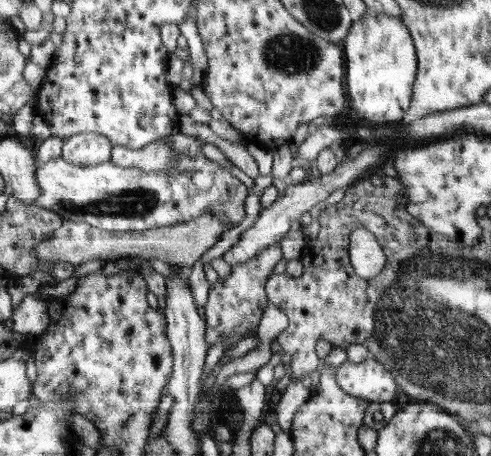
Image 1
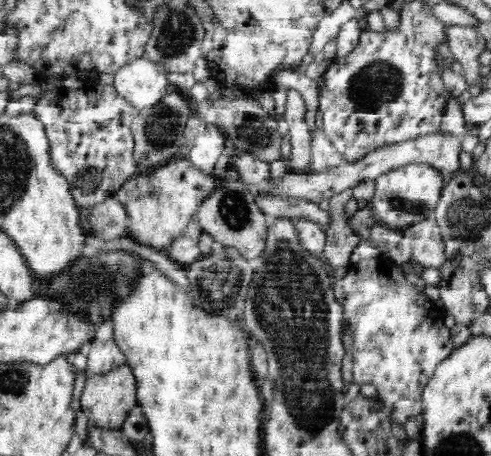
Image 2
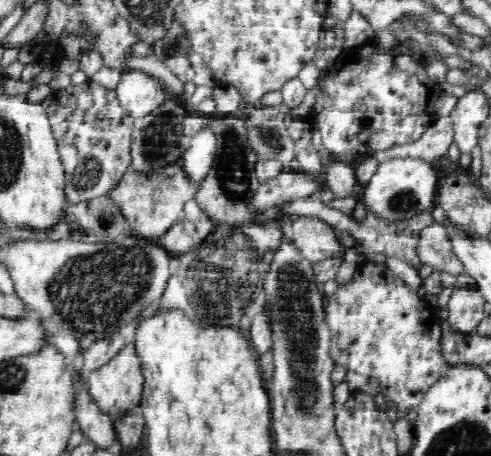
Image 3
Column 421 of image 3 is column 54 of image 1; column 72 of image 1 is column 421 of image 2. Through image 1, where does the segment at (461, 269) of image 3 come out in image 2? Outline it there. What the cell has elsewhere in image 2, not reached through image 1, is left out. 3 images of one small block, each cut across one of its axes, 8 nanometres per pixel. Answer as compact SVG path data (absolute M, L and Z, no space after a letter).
M428 218L414 226L408 226L404 240L396 250L388 252L386 258L396 266L402 266L404 260L414 258L426 270L442 270L448 264L448 254L438 220Z

